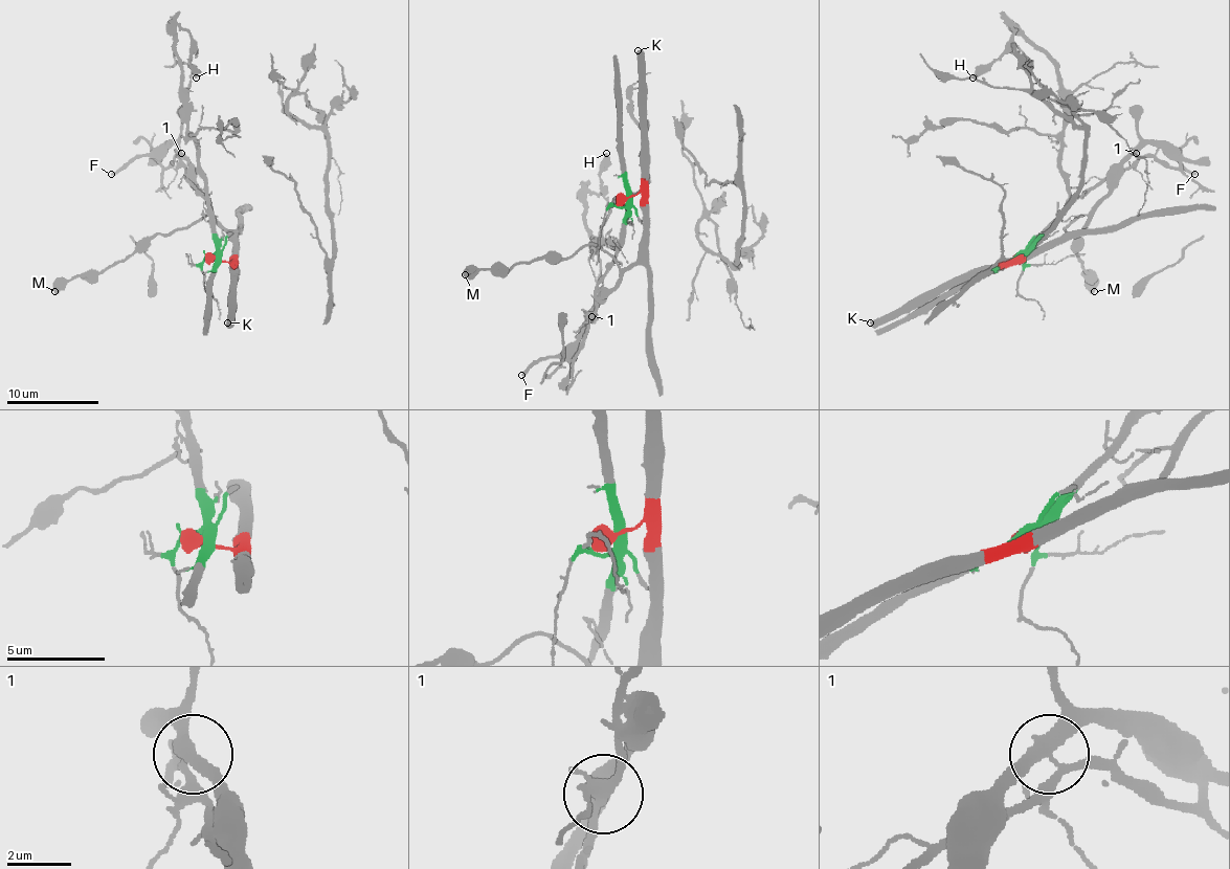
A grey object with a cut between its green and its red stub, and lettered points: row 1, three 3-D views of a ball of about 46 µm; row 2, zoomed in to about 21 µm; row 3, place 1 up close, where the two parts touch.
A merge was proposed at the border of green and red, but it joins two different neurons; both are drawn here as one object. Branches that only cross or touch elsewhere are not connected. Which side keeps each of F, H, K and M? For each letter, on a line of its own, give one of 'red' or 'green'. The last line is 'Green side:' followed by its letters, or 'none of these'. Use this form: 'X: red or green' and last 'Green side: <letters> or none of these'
F: red
H: green
K: red
M: red
Green side: H

